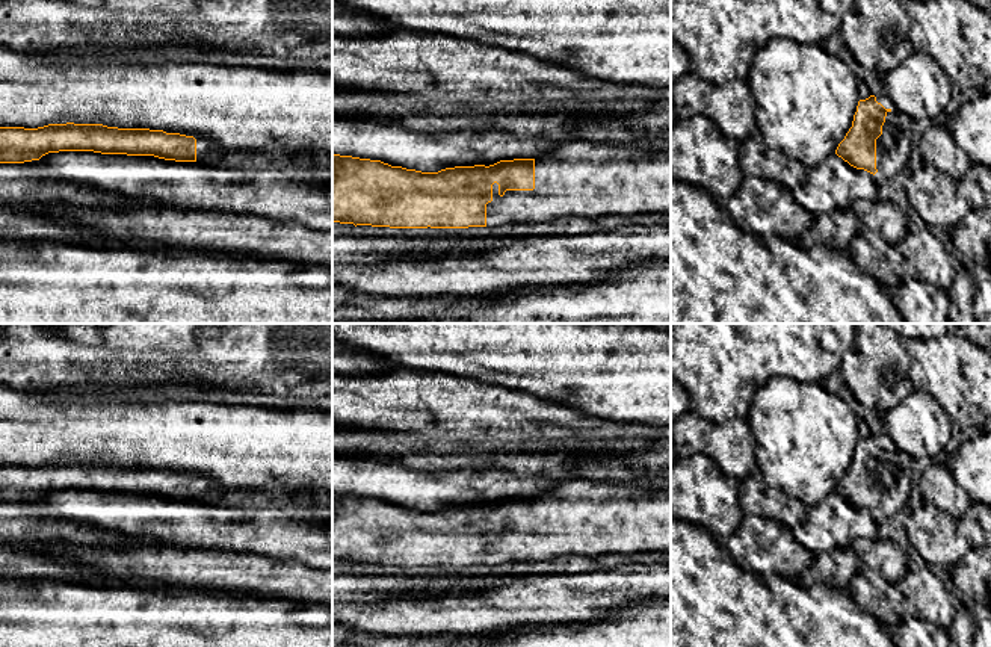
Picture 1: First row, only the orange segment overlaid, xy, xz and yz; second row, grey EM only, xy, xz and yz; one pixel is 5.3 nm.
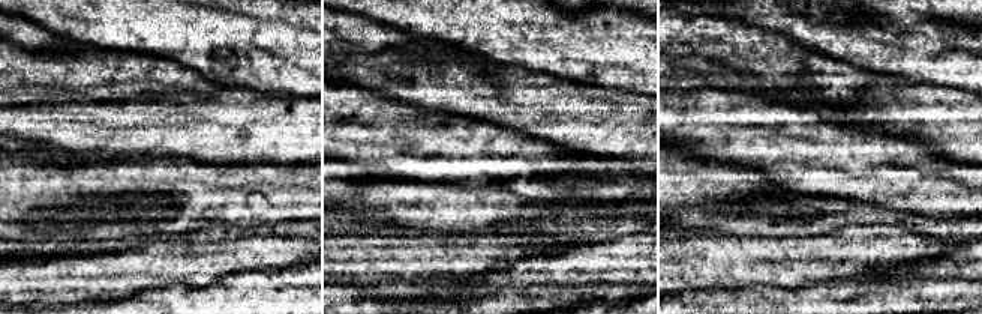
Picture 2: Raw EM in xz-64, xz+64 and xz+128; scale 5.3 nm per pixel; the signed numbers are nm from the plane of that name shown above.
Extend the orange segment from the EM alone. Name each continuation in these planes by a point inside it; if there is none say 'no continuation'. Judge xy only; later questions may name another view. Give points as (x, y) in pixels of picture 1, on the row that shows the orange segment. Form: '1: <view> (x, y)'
1: xy (207, 151)

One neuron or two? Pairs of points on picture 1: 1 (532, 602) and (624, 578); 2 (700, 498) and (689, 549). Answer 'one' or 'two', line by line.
1: one
2: two

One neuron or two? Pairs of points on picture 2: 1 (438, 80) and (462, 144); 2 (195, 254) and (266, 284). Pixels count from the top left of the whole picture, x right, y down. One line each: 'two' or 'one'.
1: two
2: two

